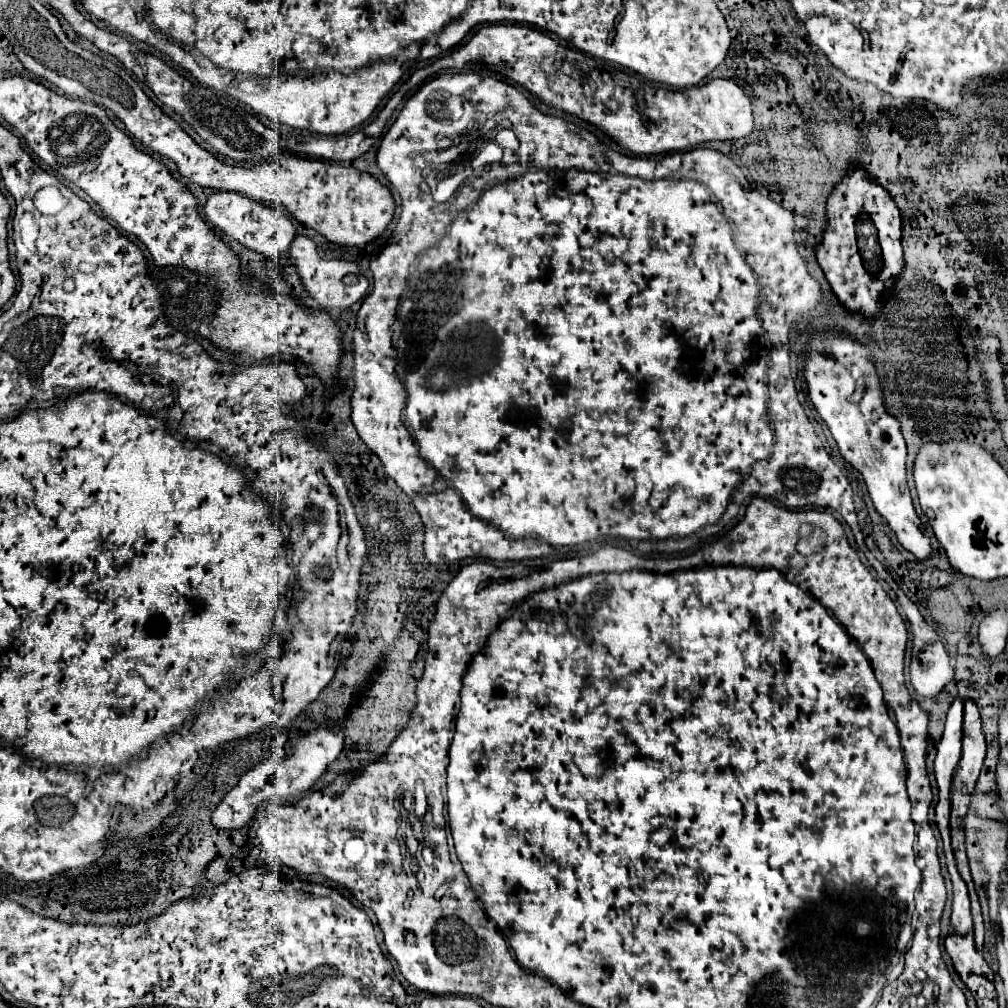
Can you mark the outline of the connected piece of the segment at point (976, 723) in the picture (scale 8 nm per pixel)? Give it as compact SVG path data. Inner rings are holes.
M967 700L965 702L965 722L963 722L963 756L957 766L953 788L951 788L951 820L961 824L969 810L969 798L975 790L979 772L985 758L985 738L981 732L979 708Z

